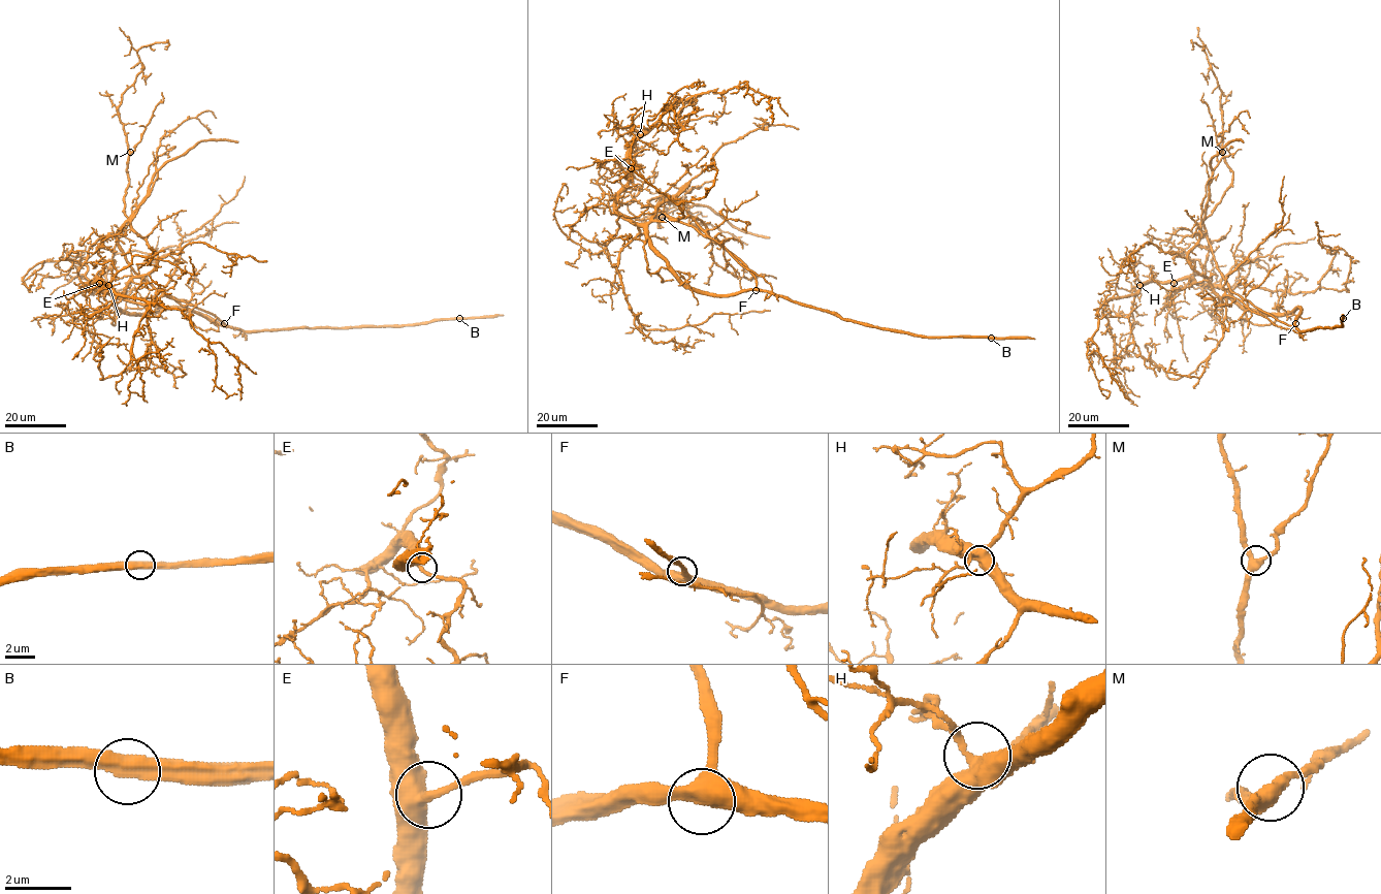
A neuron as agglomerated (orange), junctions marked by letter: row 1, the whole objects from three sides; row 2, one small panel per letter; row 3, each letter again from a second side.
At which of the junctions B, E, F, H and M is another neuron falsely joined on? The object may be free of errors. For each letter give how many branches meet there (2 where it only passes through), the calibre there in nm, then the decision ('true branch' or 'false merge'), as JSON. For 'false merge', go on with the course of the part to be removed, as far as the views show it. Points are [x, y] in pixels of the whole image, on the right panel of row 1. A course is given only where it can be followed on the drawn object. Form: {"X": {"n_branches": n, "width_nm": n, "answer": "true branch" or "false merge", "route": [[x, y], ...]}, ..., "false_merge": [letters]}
{"B": {"n_branches": 2, "width_nm": 480, "answer": "true branch"}, "E": {"n_branches": 2, "width_nm": 400, "answer": "true branch"}, "F": {"n_branches": 3, "width_nm": 420, "answer": "true branch"}, "H": {"n_branches": 3, "width_nm": 480, "answer": "true branch"}, "M": {"n_branches": 3, "width_nm": 380, "answer": "true branch"}, "false_merge": []}

